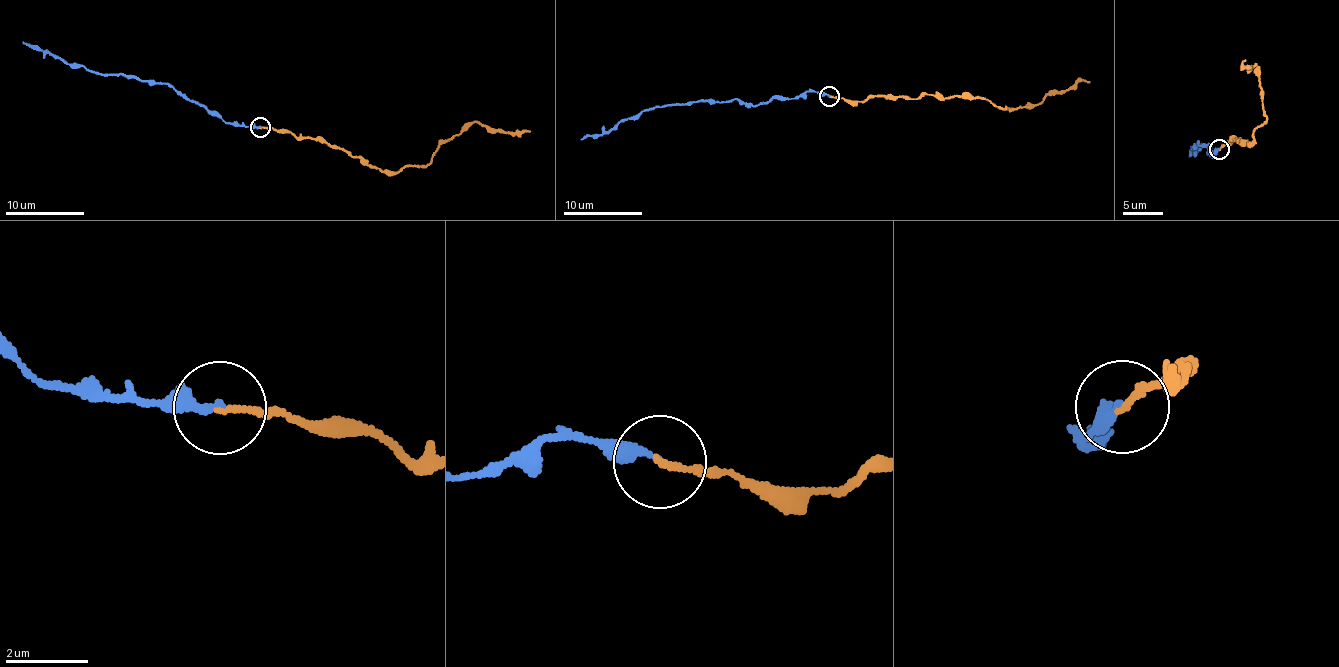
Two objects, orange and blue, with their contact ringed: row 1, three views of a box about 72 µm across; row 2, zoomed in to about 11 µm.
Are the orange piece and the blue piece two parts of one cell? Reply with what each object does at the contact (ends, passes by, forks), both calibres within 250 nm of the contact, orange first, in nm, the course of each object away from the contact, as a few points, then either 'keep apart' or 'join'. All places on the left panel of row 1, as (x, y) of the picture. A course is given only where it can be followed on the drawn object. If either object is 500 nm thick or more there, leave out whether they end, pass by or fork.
orange ends there; blue ends there; 160 nm thick on the orange side, 200 nm on the other; orange runs (260, 127), (325, 140), (382, 172), (398, 173), (428, 163), (441, 143), (473, 122), (493, 129), (531, 130); blue runs (260, 127), (224, 122), (167, 83), (96, 73), (32, 48), (23, 41); join

